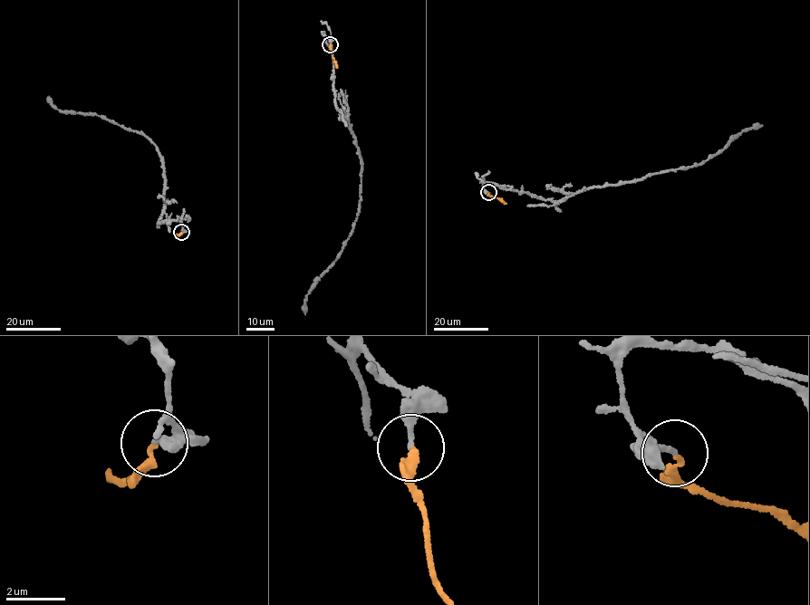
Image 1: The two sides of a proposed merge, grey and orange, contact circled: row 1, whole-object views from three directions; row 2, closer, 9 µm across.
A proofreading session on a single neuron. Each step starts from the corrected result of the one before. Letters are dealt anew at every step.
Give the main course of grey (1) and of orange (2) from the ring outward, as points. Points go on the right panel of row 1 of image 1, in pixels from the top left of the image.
1: (488, 192), (484, 183), (493, 182), (559, 201), (591, 187), (699, 165), (721, 152), (742, 132), (762, 125)
2: (488, 192), (506, 204)

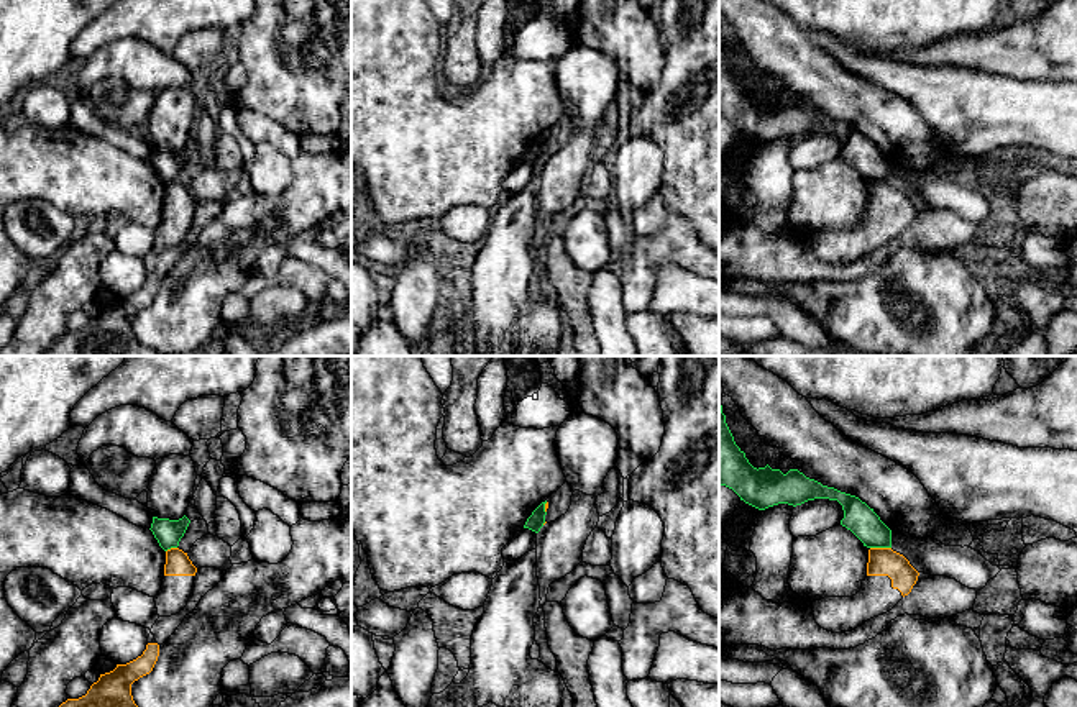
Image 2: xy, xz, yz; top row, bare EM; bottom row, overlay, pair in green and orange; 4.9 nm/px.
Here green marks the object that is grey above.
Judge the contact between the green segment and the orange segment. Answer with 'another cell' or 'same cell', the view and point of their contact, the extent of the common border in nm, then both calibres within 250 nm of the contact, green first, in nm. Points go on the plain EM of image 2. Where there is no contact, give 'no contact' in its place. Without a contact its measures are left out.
another cell | yz (880, 179) | 100 nm | 150/140 nm

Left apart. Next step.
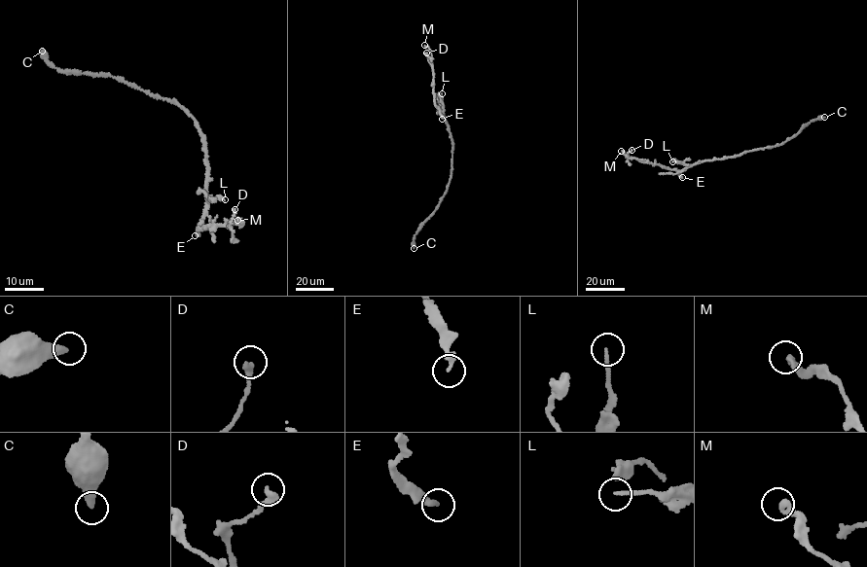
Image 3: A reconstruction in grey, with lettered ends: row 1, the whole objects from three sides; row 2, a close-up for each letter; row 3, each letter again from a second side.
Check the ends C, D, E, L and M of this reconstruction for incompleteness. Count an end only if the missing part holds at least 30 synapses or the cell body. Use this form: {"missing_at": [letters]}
{"missing_at": []}

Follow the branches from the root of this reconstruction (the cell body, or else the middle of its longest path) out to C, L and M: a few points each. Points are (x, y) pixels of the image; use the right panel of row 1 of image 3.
C: (731, 157), (780, 145), (796, 135), (807, 124), (824, 117)
L: (731, 157), (690, 165), (672, 161)
M: (731, 157), (704, 160), (679, 170), (630, 159), (621, 151)

